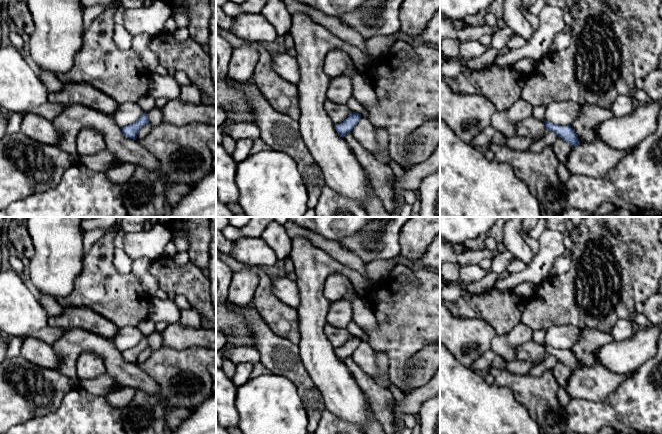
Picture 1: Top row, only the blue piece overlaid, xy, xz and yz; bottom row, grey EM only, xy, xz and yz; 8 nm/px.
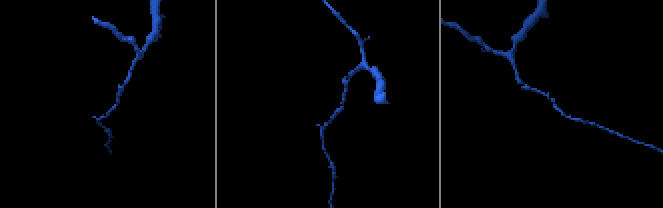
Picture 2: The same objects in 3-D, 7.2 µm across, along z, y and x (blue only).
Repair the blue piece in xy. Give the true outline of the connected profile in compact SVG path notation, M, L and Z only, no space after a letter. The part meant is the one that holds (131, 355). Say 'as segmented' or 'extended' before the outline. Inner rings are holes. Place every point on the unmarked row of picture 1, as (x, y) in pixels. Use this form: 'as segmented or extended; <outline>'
as segmented; M145 336L136 346L122 351L122 357L125 361L136 364L139 354L147 348L149 348L149 344L147 336Z

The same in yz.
as segmented; M545 344L542 345L545 347L547 354L554 355L559 361L568 366L572 371L580 369L578 365L578 359L573 354L571 349L560 350Z

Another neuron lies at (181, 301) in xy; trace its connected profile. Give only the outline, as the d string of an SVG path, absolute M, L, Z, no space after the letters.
M176 294L174 298L174 302L181 310L186 310L191 308L190 302L184 295Z

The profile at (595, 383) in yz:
M600 364L585 366L572 372L564 389L571 398L604 402L619 384L635 372L617 374Z

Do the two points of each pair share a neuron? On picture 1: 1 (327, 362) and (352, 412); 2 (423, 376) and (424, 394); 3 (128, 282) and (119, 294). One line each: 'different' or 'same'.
1: same
2: different
3: same

